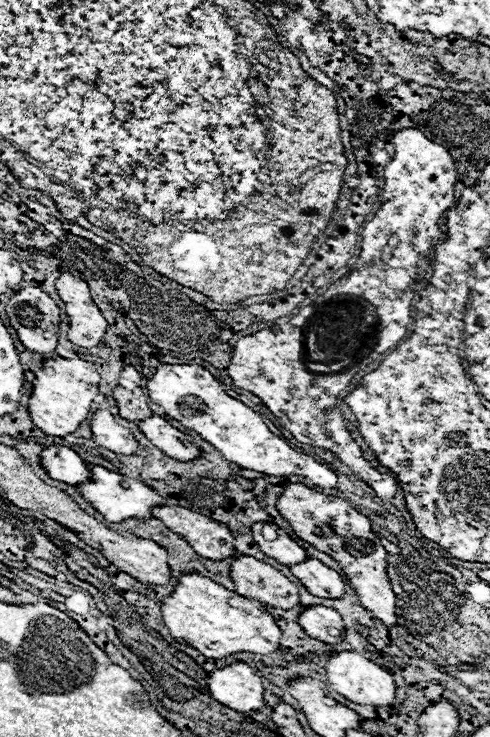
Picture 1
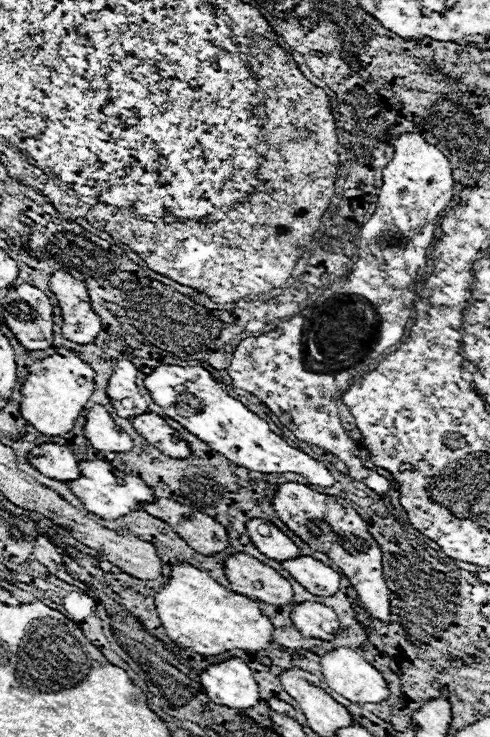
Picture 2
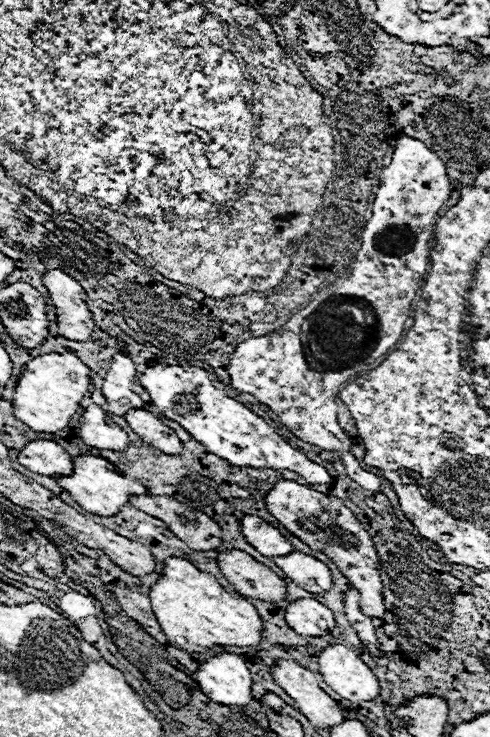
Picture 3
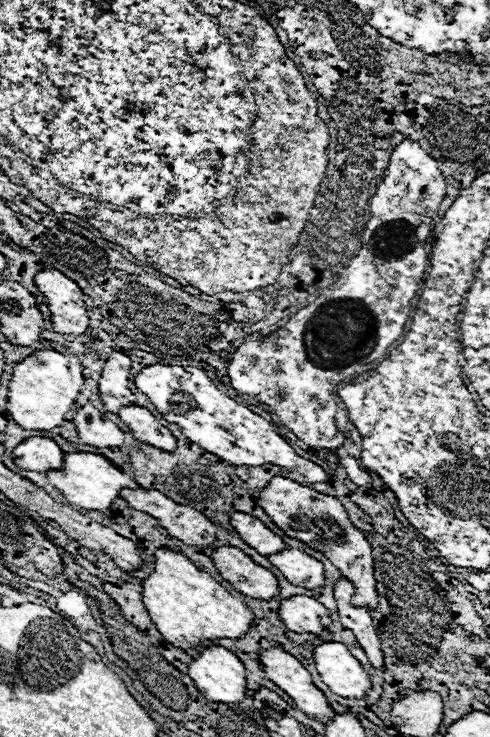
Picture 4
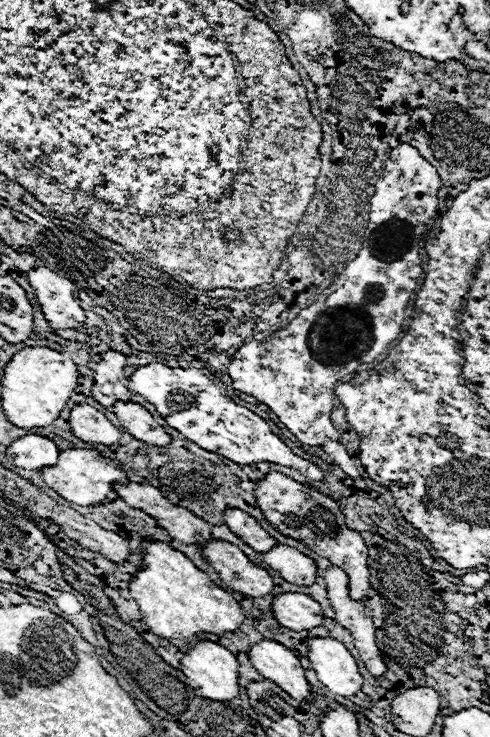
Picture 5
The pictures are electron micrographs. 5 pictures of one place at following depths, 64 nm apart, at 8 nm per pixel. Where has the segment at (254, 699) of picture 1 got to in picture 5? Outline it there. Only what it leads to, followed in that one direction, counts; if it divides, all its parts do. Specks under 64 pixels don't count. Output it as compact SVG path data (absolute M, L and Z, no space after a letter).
M204 640L204 642L198 642L194 648L190 648L182 658L180 670L186 674L188 684L194 688L198 696L204 696L208 700L226 700L226 702L240 696L242 686L238 676L238 660L230 650L226 650L216 642Z

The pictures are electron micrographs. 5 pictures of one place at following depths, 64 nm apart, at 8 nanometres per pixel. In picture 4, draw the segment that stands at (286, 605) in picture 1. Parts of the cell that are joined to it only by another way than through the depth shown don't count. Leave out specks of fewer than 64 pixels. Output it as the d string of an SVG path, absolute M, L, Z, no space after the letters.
M222 546L212 552L212 562L216 564L220 576L232 584L244 596L256 596L258 600L272 600L278 596L278 580L276 576L256 564L250 556L246 556L240 548Z

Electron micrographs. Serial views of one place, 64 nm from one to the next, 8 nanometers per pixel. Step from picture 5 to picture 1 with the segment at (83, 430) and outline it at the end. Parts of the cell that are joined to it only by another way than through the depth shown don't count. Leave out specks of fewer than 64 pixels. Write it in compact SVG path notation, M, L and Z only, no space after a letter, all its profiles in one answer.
M96 410L90 428L94 434L94 442L106 450L128 456L128 452L136 452L140 446L132 432L120 426L108 410Z

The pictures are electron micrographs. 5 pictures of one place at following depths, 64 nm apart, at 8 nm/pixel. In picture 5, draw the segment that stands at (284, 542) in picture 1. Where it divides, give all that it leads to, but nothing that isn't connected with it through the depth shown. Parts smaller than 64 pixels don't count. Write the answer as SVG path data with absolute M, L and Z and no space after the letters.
M228 508L224 512L224 522L228 524L228 528L232 528L232 532L236 532L236 536L240 536L250 548L254 548L256 552L268 552L270 548L274 548L278 544L278 540L274 540L258 522L256 518L248 516L244 510L238 508Z

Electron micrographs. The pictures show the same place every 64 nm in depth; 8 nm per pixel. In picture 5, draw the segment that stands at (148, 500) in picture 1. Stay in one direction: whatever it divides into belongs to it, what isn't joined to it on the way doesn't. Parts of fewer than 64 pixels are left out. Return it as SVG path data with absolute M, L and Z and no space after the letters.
M68 448L60 450L58 464L56 466L46 466L40 470L44 482L56 490L64 500L80 504L80 506L92 506L92 504L102 504L106 496L112 492L112 484L120 480L120 484L128 482L126 472L120 468L118 462L104 458L96 450L82 450L82 448Z

